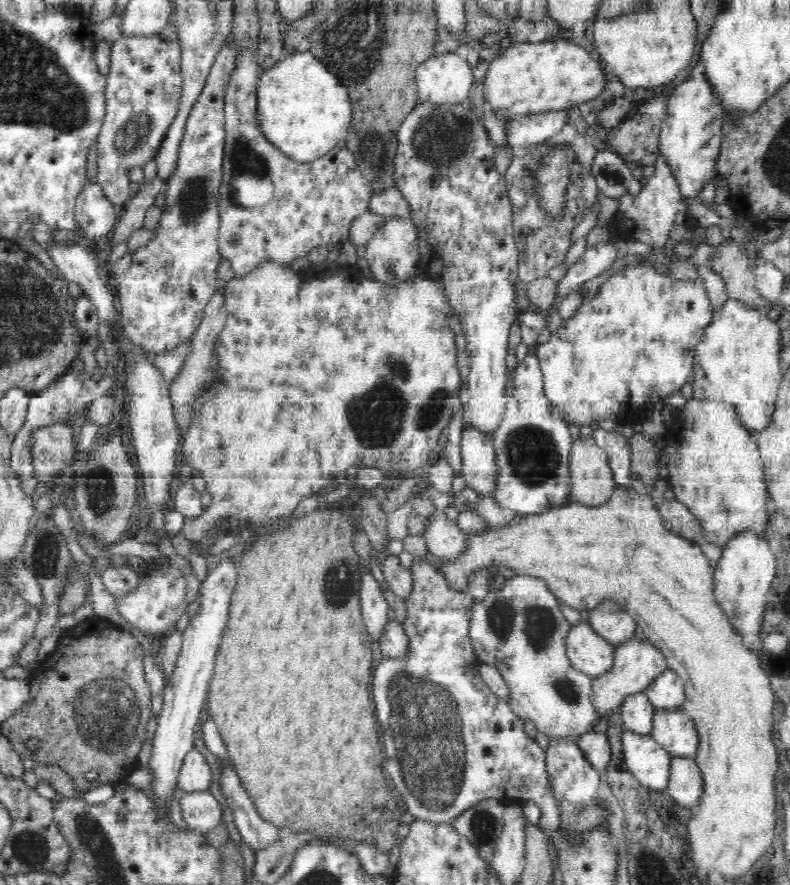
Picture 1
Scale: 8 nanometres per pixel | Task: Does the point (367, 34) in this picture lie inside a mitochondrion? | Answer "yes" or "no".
yes

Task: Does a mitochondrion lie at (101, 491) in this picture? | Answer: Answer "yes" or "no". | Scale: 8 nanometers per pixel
yes

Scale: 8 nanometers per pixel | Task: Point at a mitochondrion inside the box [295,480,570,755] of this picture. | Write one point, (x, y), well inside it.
(540, 623)

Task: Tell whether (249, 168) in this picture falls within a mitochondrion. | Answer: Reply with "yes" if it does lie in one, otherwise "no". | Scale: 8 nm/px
yes

